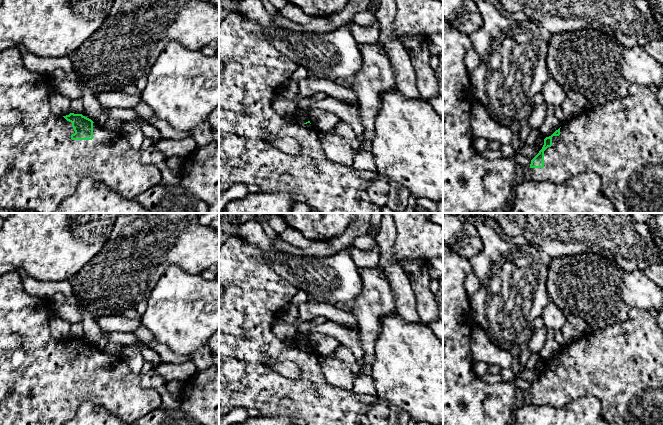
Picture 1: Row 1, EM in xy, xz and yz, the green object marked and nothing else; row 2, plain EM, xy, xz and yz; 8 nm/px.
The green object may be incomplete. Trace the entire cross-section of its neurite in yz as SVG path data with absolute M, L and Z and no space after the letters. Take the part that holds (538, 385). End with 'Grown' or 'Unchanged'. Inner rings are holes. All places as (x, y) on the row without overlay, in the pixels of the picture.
M633 308L630 310L625 321L613 324L604 329L591 329L579 340L568 347L563 347L551 360L544 363L544 369L539 377L531 384L528 400L538 406L550 405L561 408L572 400L581 397L594 396L600 400L602 405L602 418L609 425L663 425L663 330L658 326L657 320L649 311Z. Grown

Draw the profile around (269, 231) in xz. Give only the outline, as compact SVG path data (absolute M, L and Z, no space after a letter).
M263 219L261 220L263 228L265 230L265 233L267 234L267 236L271 239L277 239L280 237L280 235L278 235L269 225L268 219Z

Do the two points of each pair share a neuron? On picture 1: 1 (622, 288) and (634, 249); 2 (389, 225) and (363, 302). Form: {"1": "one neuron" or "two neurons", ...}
{"1": "two neurons", "2": "two neurons"}

